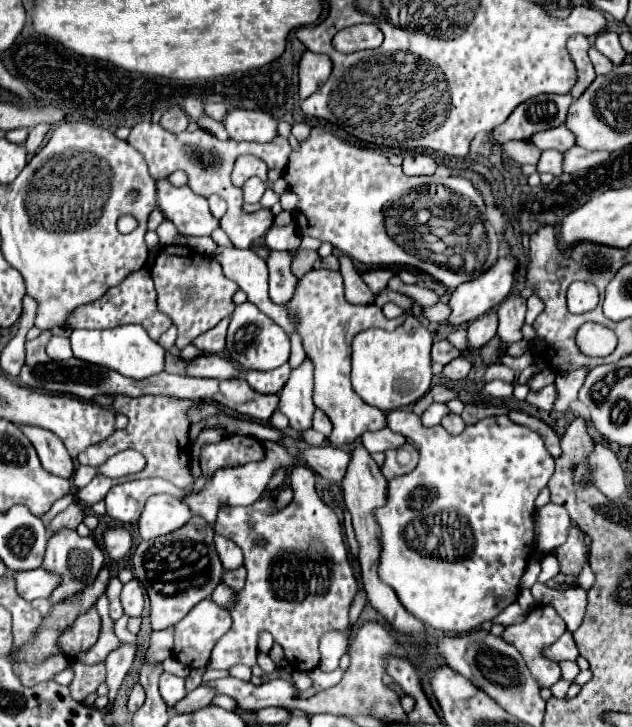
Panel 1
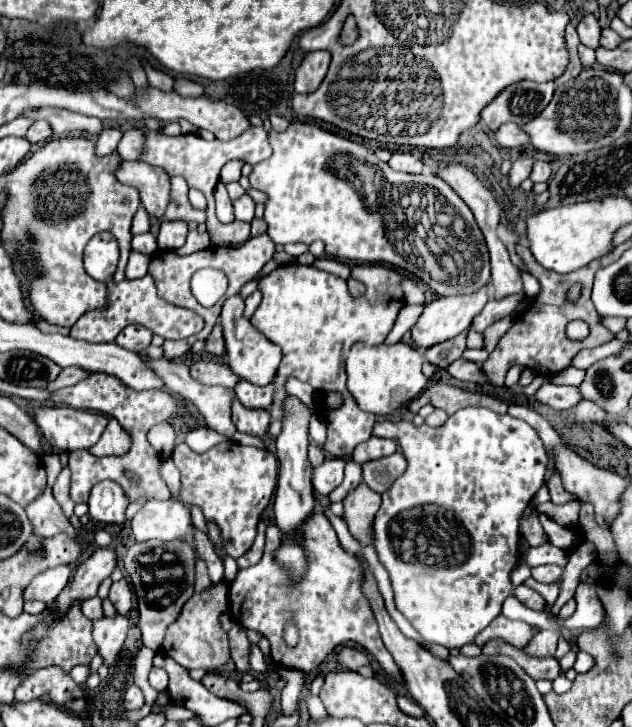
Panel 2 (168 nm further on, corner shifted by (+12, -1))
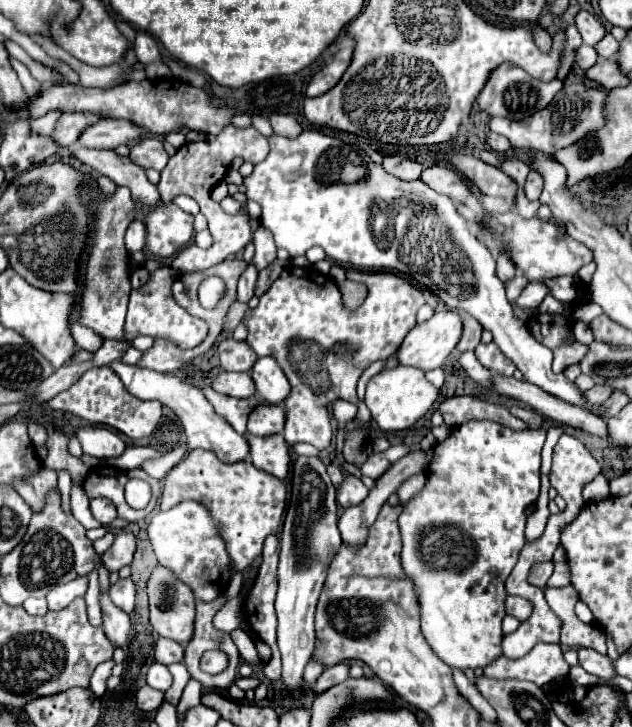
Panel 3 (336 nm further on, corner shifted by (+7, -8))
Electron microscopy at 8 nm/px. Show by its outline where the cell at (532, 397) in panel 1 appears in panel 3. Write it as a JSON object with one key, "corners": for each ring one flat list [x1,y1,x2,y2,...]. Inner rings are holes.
{"corners":[[595,386,595,388,587,390,587,392,583,392,581,396,583,396,589,404,597,406,597,404,605,402,605,398,609,398,609,396,611,396,611,390,605,390,605,386]]}

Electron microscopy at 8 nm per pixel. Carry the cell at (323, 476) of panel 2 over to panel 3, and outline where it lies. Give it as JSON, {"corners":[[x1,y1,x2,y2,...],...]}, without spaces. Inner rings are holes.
{"corners":[[347,474,343,478,343,482,335,488,335,494,337,494,337,504,347,508,347,506,355,506,359,502,365,500,367,496,367,486,353,474]]}

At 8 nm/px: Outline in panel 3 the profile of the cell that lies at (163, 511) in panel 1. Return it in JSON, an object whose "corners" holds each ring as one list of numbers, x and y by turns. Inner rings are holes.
{"corners":[[181,502,167,512,153,512,147,524,147,538,155,550,155,556,161,566,167,566,181,578,185,584,193,588,197,600,213,600,225,592,231,576,237,572,229,556,225,554,225,546,221,538,217,538,217,530,213,520,209,518,205,506,199,502]]}

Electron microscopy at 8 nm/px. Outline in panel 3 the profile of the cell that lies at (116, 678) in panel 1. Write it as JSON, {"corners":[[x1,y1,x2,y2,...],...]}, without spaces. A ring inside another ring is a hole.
{"corners":[[101,596,101,610,103,610,103,632,107,636,107,640,115,646,115,648,123,648,129,640,129,632,131,632,131,618,129,614,125,614,123,610,119,610,117,606,113,606,113,602,109,602,109,596]]}

